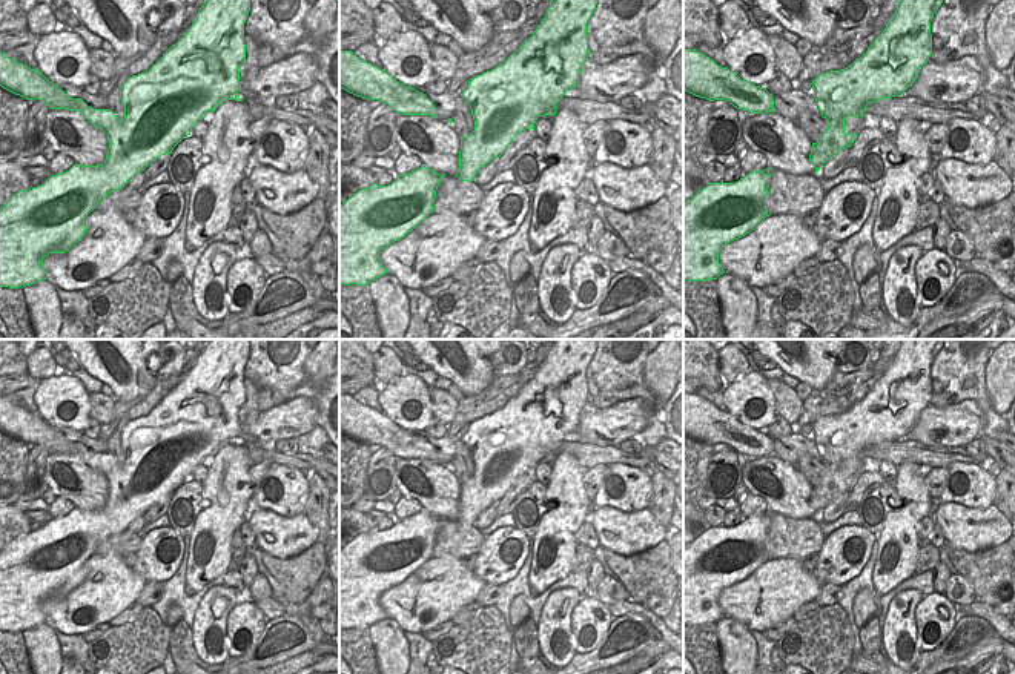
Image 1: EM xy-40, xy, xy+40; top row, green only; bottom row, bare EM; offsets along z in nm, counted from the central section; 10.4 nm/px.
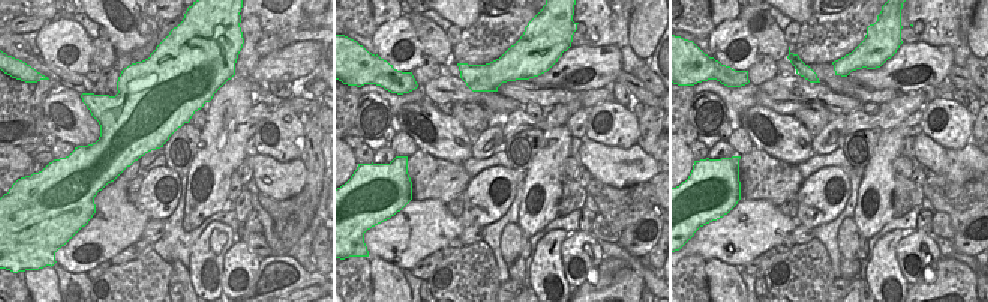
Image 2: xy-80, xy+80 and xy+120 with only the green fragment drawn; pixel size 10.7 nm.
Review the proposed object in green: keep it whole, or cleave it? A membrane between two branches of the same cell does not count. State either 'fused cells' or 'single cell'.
single cell

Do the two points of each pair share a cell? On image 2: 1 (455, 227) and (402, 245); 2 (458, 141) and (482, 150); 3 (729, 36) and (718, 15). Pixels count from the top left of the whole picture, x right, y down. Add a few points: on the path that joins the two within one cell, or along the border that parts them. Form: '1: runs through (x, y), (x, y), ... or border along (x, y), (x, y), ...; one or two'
1: runs through (441, 227), (422, 227), (416, 232); one
2: border along (473, 144), (471, 157); two
3: border along (736, 17), (726, 18), (715, 26); two

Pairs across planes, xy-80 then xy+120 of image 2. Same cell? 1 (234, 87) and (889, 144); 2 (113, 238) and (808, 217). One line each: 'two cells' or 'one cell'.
1: one cell
2: two cells

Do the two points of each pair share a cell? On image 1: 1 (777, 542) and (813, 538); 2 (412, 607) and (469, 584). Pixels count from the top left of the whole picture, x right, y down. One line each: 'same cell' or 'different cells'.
1: same cell
2: same cell

